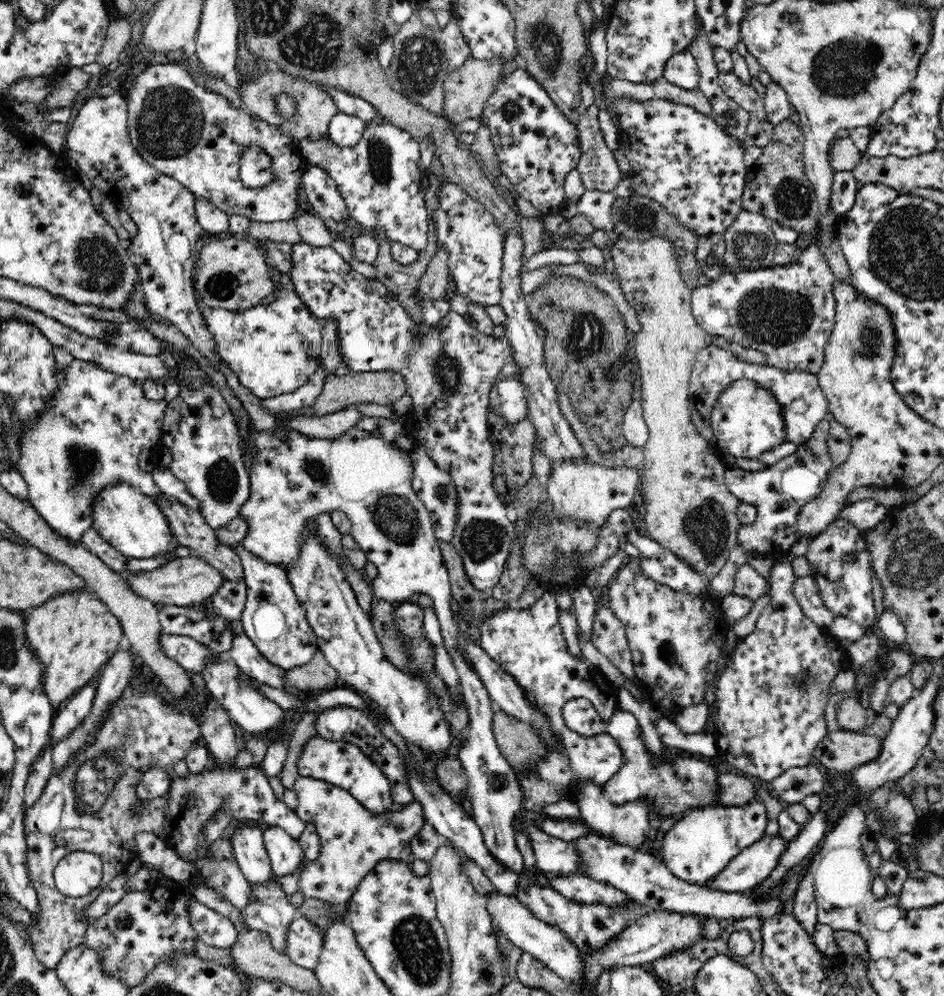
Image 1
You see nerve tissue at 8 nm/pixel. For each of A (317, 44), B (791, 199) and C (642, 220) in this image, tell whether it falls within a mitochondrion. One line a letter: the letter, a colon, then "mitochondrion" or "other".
A: mitochondrion
B: mitochondrion
C: mitochondrion

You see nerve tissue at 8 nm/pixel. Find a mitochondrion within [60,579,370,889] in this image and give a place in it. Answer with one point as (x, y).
(98, 780)

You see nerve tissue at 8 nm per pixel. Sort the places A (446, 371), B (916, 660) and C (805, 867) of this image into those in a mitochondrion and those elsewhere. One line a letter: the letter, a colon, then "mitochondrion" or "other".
A: mitochondrion
B: other
C: other

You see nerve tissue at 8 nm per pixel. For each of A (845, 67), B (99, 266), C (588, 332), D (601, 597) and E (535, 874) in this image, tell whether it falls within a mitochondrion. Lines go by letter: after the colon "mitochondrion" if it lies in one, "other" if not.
A: mitochondrion
B: mitochondrion
C: mitochondrion
D: other
E: other

